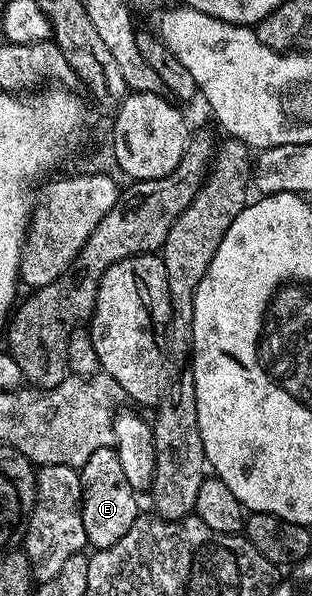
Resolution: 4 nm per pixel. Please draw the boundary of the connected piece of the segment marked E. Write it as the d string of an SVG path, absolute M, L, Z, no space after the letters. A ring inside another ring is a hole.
M114 447L97 450L85 462L79 472L79 480L83 484L83 521L85 522L85 534L88 545L92 549L108 548L121 538L133 526L133 522L139 519L141 509L137 501L137 494L129 486L121 467L121 461L117 459Z

